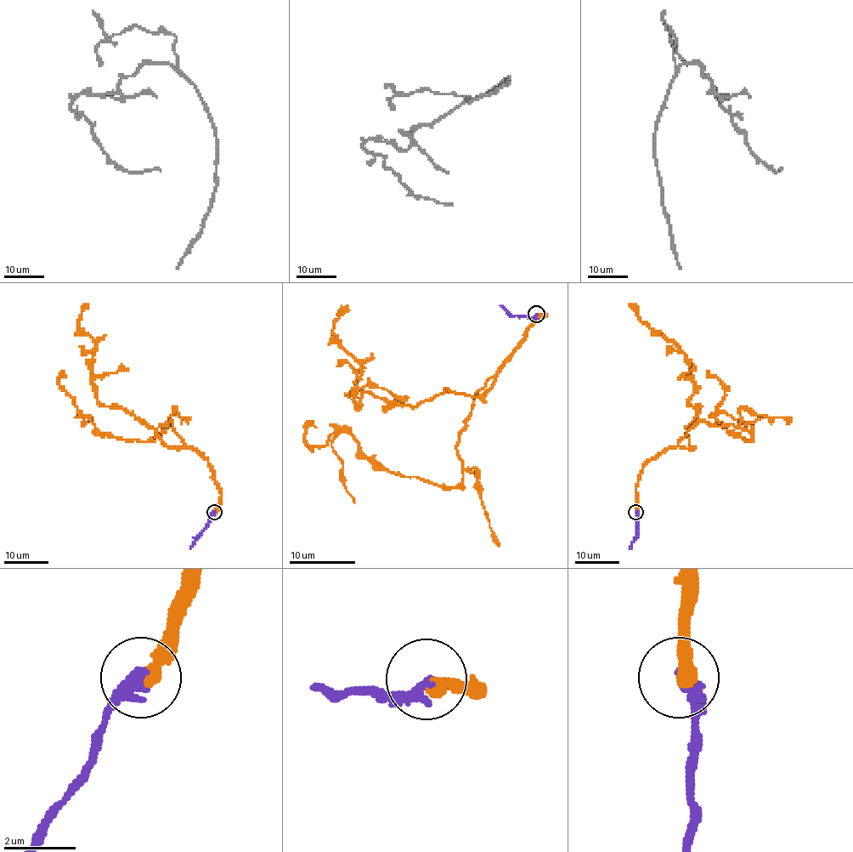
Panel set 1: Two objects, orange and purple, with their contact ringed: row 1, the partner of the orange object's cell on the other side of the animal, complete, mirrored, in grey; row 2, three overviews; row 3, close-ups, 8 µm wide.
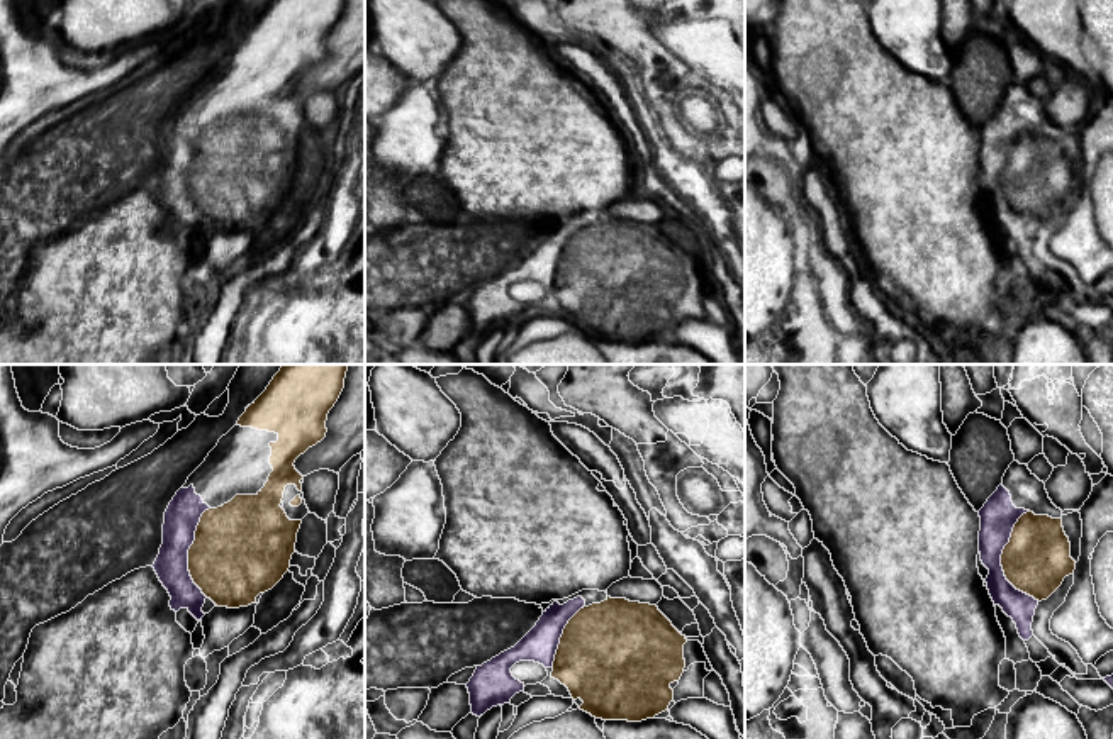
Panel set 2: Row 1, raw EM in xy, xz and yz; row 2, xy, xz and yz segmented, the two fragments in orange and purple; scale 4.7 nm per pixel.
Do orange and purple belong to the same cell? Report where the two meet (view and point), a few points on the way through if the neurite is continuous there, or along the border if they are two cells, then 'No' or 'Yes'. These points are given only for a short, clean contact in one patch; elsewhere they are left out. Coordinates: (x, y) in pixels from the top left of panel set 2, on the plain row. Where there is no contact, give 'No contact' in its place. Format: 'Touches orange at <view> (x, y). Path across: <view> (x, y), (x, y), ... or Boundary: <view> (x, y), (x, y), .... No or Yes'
Touches orange at yz (1001, 180). Yes

